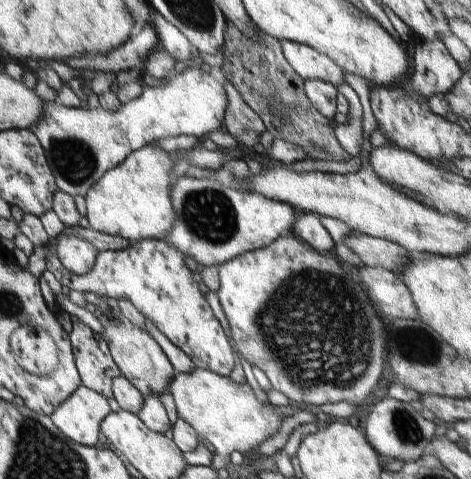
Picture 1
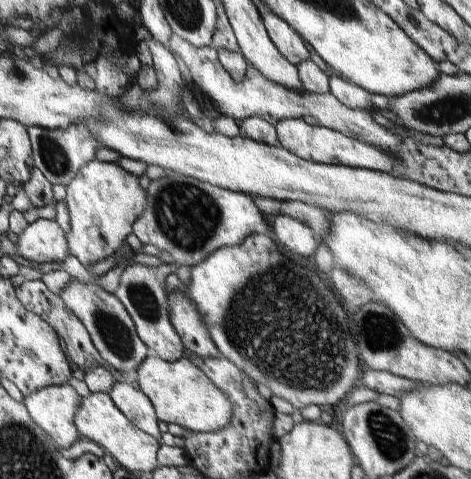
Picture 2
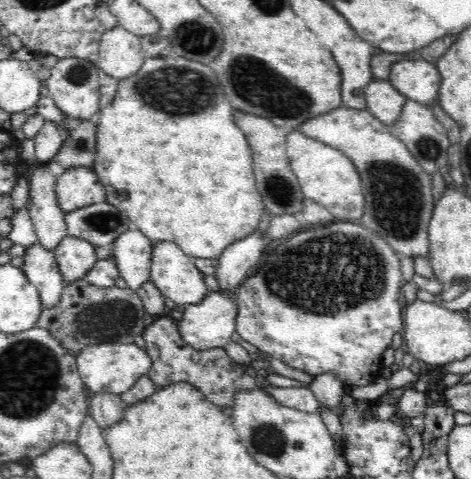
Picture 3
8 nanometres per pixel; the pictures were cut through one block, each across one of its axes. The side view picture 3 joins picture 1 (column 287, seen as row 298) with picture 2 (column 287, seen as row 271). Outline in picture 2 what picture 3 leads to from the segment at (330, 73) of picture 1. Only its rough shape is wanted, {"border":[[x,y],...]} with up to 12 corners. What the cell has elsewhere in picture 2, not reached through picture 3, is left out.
{"border":[[261,12],[261,22],[277,50],[297,66],[307,48],[277,14]]}

